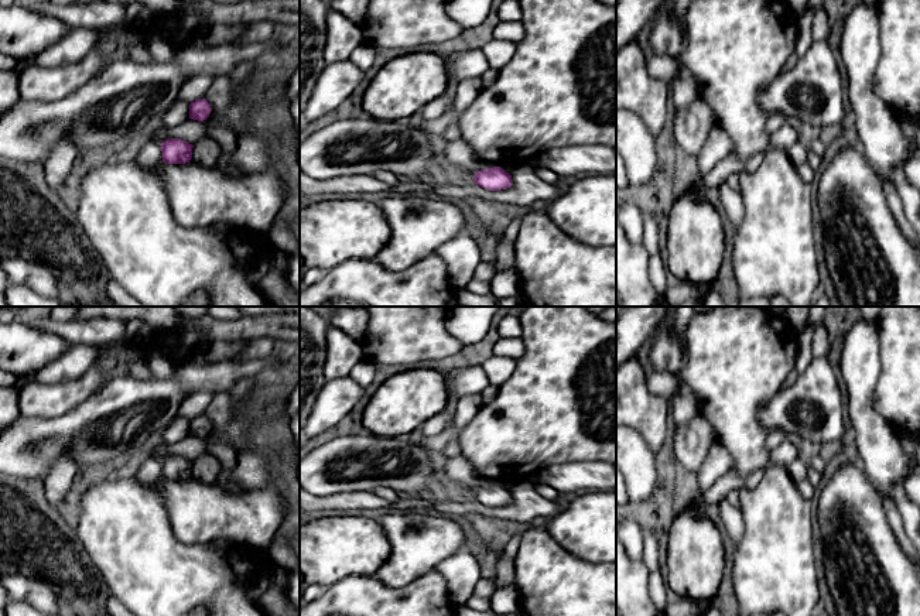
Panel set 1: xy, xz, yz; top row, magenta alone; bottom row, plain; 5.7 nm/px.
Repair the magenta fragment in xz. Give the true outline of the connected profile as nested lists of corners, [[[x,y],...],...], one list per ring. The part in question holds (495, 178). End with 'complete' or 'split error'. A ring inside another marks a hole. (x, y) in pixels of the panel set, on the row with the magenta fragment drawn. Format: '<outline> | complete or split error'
[[[493,167],[478,171],[473,182],[485,189],[500,191],[510,188],[513,179],[512,175],[500,167]]] | complete

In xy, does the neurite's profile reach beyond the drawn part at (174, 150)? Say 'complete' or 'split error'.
complete

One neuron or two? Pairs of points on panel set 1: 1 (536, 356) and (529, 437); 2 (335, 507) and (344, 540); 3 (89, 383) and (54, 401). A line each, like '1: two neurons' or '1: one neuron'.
1: one neuron
2: two neurons
3: one neuron

